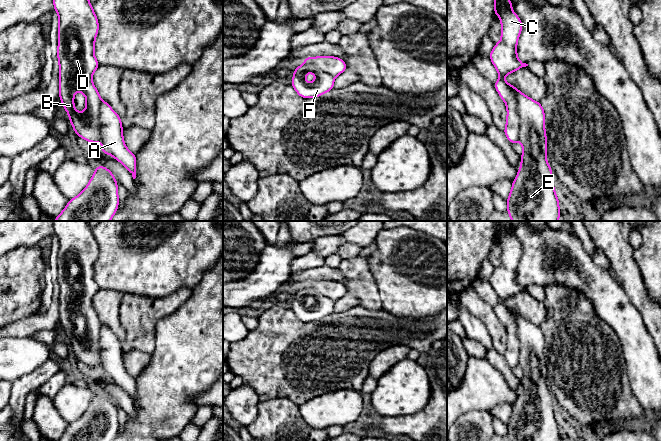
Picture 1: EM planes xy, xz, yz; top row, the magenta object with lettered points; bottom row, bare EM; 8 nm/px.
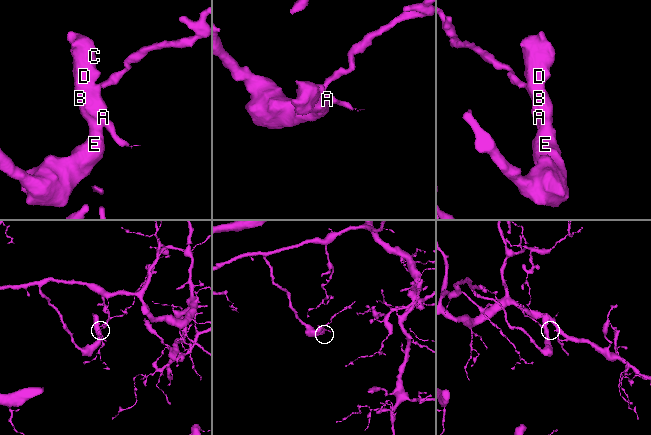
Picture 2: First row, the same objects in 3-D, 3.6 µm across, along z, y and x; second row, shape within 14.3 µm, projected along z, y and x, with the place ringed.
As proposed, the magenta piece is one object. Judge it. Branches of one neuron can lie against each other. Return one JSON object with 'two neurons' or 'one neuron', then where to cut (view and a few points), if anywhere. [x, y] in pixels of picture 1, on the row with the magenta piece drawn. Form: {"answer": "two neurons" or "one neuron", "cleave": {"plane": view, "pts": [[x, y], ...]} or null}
{"answer": "one neuron", "cleave": null}

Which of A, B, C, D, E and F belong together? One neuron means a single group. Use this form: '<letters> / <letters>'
A B C D E F

